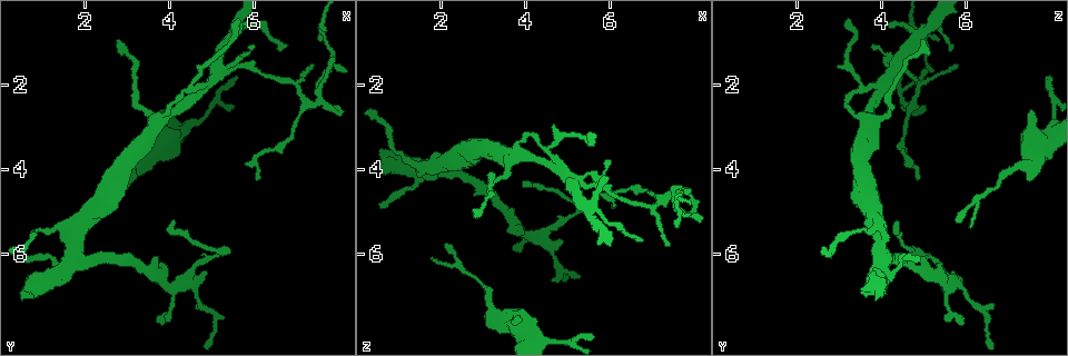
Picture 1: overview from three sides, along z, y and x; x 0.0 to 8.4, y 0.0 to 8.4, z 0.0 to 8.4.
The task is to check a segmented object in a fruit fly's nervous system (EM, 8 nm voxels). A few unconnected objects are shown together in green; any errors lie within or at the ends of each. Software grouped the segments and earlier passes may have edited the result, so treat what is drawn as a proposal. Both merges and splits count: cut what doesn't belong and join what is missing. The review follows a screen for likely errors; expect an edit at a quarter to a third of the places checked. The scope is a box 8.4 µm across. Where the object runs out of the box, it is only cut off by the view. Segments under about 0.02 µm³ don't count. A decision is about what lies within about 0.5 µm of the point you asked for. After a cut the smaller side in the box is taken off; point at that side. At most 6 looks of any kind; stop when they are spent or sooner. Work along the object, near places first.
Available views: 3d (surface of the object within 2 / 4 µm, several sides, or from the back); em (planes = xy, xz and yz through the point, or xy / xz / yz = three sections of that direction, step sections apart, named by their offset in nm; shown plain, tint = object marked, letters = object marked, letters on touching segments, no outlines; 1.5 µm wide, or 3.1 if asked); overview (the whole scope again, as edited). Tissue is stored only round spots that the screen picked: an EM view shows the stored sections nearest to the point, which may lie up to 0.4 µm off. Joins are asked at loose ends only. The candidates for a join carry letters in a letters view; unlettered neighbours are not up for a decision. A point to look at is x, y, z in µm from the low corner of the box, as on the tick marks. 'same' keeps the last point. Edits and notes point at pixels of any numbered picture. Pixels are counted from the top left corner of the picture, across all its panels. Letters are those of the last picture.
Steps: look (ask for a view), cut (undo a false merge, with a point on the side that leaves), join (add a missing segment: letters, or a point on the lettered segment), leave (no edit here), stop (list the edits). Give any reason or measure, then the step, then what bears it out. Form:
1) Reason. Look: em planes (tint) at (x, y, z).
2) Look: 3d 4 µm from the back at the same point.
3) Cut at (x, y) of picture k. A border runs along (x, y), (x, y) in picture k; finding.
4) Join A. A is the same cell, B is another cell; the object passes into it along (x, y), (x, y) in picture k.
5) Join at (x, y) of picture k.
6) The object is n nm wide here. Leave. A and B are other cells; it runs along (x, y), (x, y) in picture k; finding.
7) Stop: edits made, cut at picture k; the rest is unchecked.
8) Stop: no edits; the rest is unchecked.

Sharp bend. Look: em yz step 8 (tint) at (5.15, 1.70, 4.25).

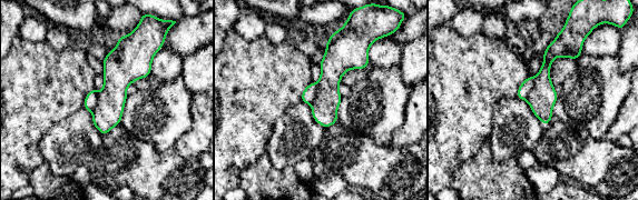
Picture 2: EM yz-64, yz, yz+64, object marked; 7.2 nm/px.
Look: em planes (letters) at the same point.

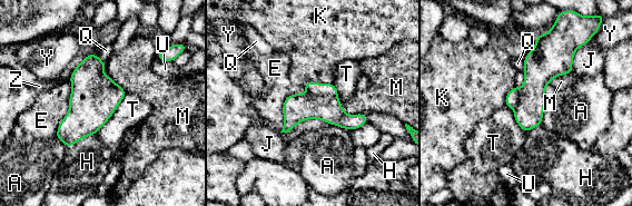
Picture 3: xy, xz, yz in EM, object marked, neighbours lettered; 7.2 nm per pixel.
Leave. A, E, H, J, K, M, Q, T, U, Y and Z are other cells; a border runs along (69, 79), (69, 110), (55, 136) in picture 3; one cell here.

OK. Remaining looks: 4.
Tapers out. Look: 3d 2 µm at (8.00, 2.45, 5.00).

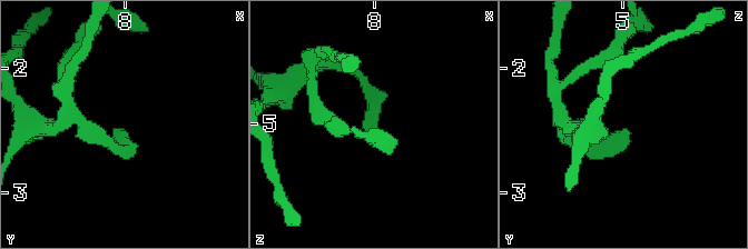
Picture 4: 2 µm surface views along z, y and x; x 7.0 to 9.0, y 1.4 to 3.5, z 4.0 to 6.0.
Look: em xy step 8 (tint) at (7.94, 2.52, 5.08).

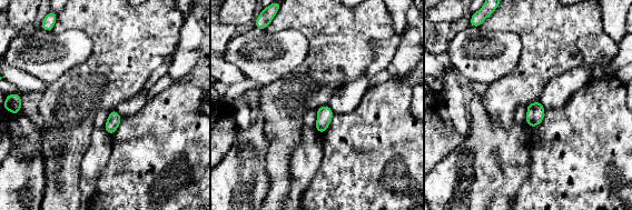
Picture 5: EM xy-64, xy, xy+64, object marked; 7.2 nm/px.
Another direction. Look: em planes (letters) at the same point.

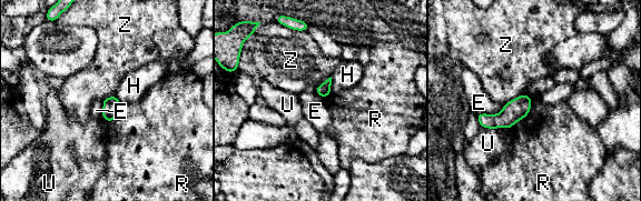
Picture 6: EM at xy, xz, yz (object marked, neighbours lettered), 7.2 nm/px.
The object is 100 nm wide here. Leave. E, H, R, U and Z are other cells; a border runs along (503, 106), (496, 113), (476, 113) in picture 6; none of them fits.

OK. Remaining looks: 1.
Stop: no edits; the rest is unchecked.

